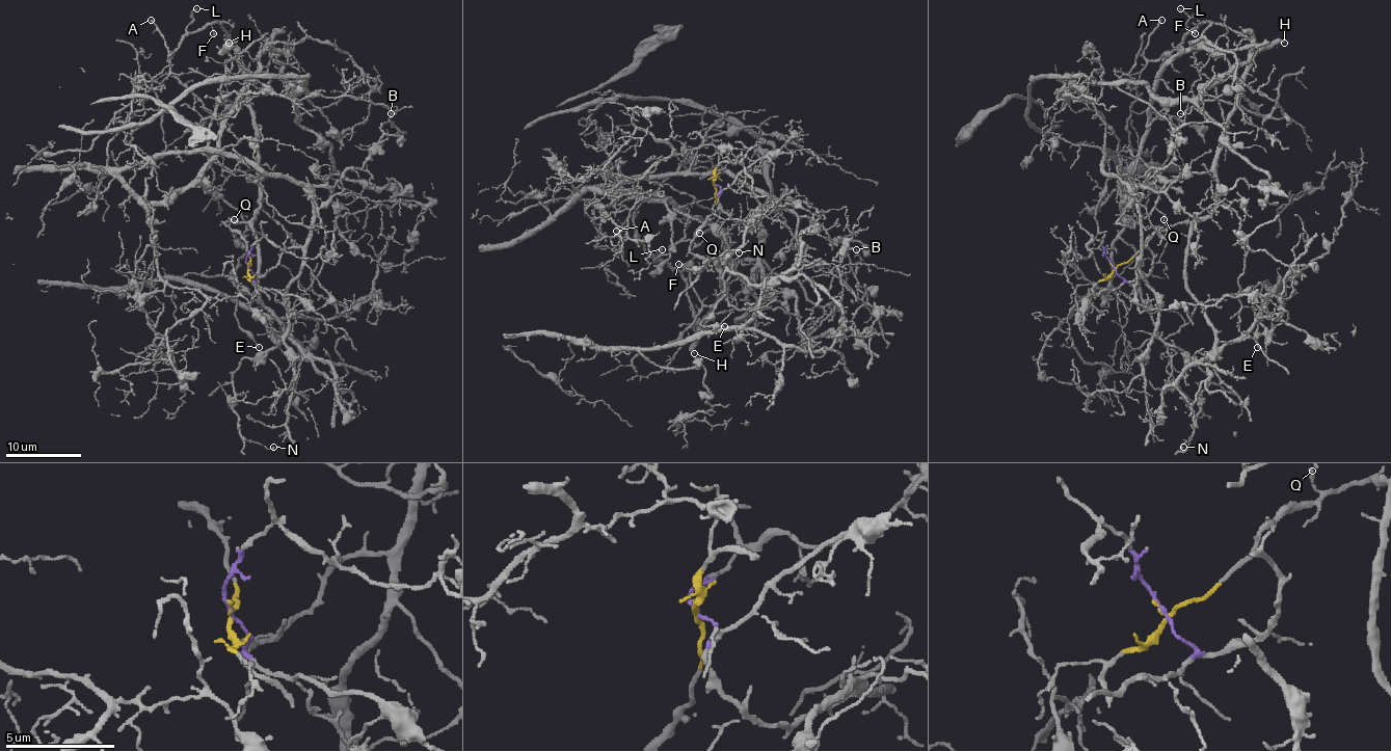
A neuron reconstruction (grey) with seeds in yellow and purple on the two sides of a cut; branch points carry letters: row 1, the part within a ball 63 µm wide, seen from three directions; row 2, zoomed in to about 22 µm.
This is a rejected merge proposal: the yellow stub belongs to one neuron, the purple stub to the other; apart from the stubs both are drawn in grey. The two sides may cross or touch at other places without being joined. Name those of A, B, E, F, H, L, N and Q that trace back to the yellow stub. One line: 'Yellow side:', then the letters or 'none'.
Yellow side: A, E, F, H, L, Q

